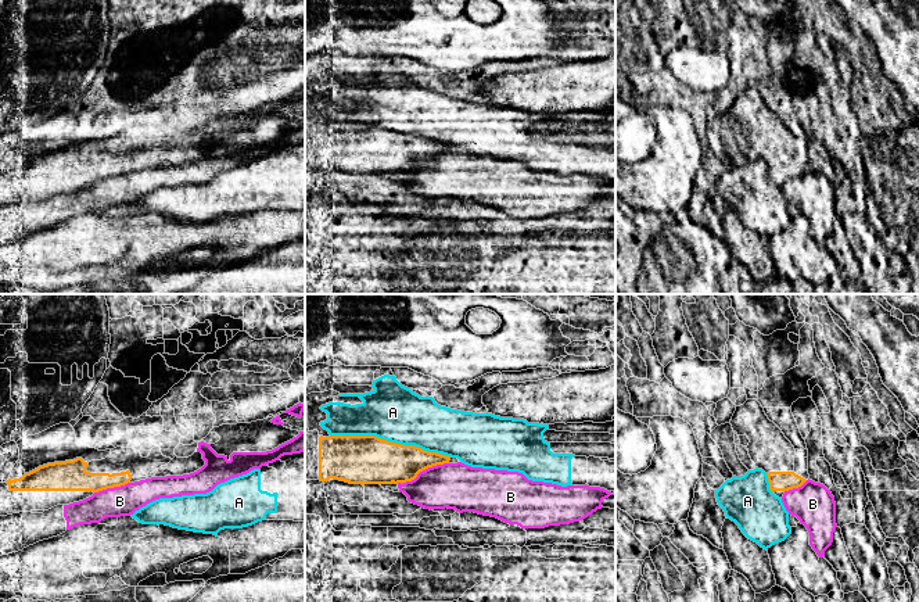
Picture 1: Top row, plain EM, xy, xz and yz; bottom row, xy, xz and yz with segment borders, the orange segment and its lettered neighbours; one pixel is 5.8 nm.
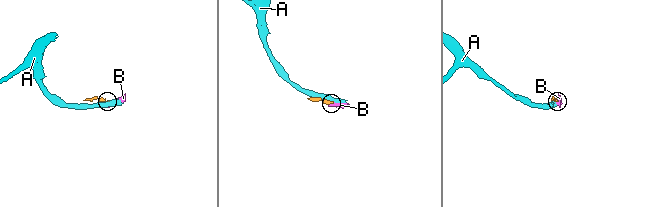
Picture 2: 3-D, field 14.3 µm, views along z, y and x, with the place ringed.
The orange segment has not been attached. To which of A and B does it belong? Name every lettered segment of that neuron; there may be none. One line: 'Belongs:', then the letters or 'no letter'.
Belongs: no letter

